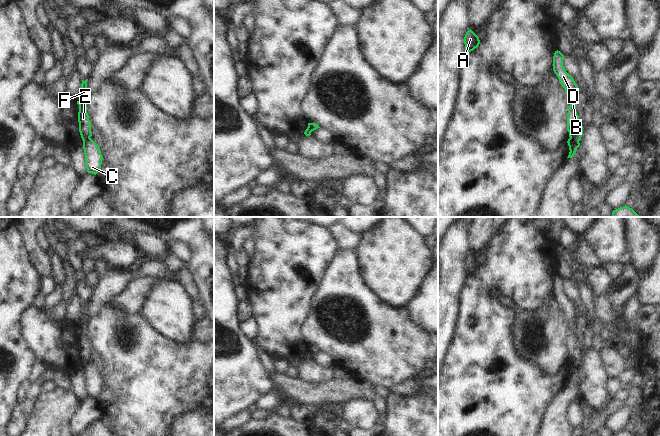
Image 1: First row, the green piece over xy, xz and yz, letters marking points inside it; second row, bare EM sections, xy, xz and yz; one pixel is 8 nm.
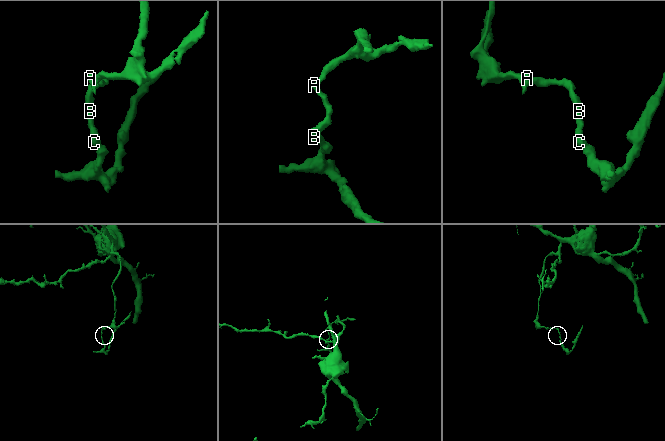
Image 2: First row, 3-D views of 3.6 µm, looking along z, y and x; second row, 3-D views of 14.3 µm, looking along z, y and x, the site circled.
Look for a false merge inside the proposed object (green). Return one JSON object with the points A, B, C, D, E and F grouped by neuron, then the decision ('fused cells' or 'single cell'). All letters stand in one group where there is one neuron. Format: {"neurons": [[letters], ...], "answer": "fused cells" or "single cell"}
{"neurons": [["A", "B", "D", "E", "F"], ["C"]], "answer": "fused cells"}

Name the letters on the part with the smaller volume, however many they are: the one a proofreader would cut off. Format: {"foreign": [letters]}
{"foreign": ["C"]}

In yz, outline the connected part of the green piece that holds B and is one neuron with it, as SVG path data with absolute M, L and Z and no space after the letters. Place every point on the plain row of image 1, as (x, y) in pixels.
M555 275L553 280L553 295L557 299L562 311L570 322L568 332L567 354L569 361L580 365L583 359L583 350L580 347L579 340L576 336L578 310L571 299L569 299L563 290L564 279L560 275Z

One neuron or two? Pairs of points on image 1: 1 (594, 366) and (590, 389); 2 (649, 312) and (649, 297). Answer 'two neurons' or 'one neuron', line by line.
1: one neuron
2: two neurons

